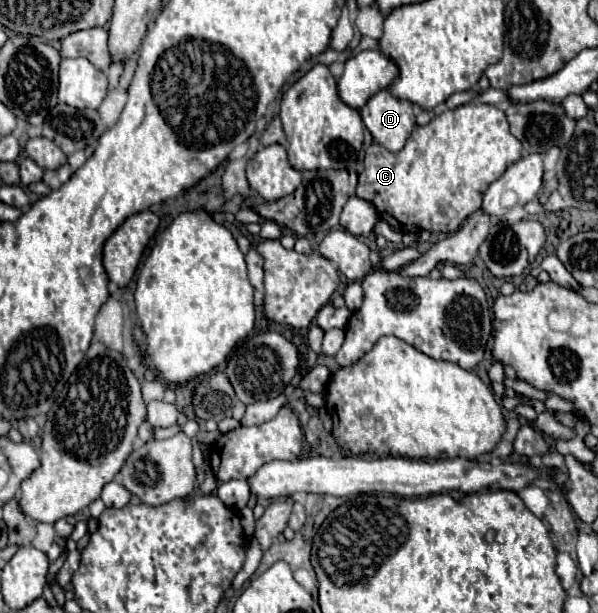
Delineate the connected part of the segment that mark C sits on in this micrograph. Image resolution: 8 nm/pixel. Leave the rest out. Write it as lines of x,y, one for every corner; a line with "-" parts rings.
468,103
446,109
424,127
416,125
402,151
392,153
372,143
356,195
368,199
398,233
448,233
460,229
466,217
480,209
486,187
520,157
522,143
510,133
504,111
496,105

